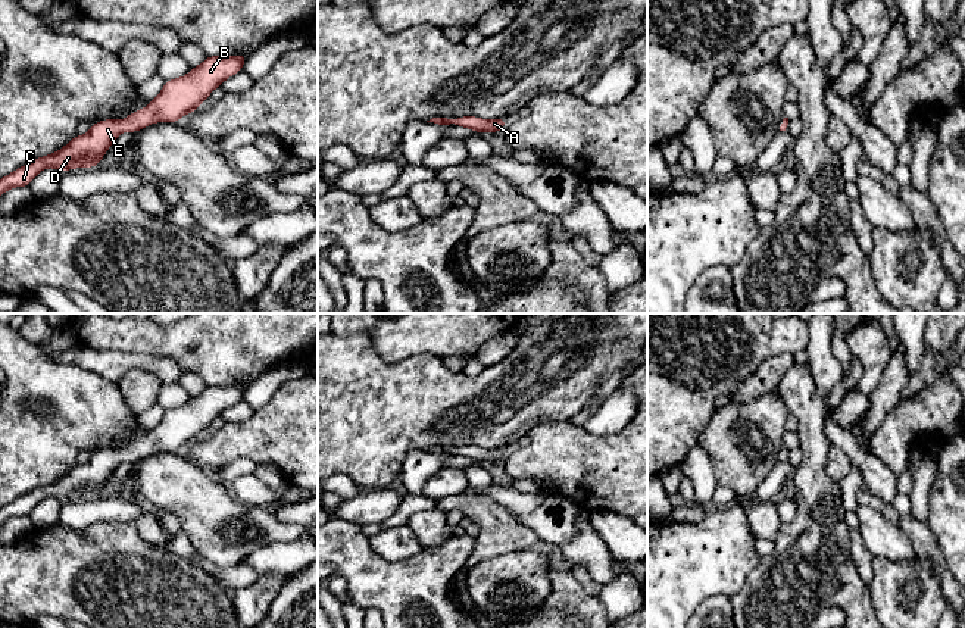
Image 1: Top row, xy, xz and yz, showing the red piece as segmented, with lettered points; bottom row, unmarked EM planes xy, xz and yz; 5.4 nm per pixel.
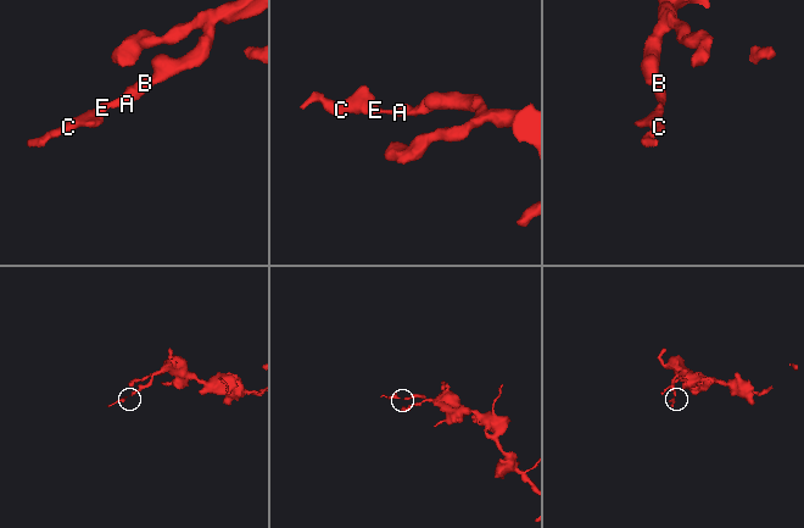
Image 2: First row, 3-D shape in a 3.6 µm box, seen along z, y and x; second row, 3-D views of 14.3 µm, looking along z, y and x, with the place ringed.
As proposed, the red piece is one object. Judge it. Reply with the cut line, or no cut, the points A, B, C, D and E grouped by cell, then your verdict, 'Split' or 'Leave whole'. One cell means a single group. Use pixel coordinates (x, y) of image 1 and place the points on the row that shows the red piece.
No split. Groups: A B C D E. Leave whole

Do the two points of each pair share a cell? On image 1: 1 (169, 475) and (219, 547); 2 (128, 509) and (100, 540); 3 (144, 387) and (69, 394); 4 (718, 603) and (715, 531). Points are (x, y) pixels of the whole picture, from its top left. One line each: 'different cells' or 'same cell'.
1: same cell
2: different cells
3: different cells
4: different cells

